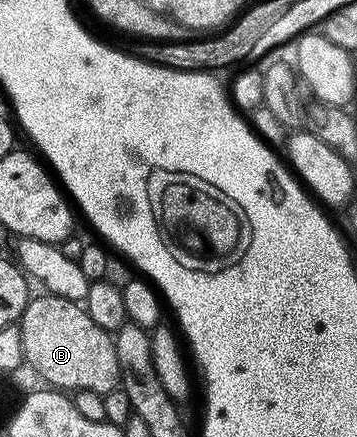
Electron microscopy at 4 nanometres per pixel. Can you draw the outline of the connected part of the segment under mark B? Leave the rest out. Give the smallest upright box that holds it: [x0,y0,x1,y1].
[17,293,120,395]

